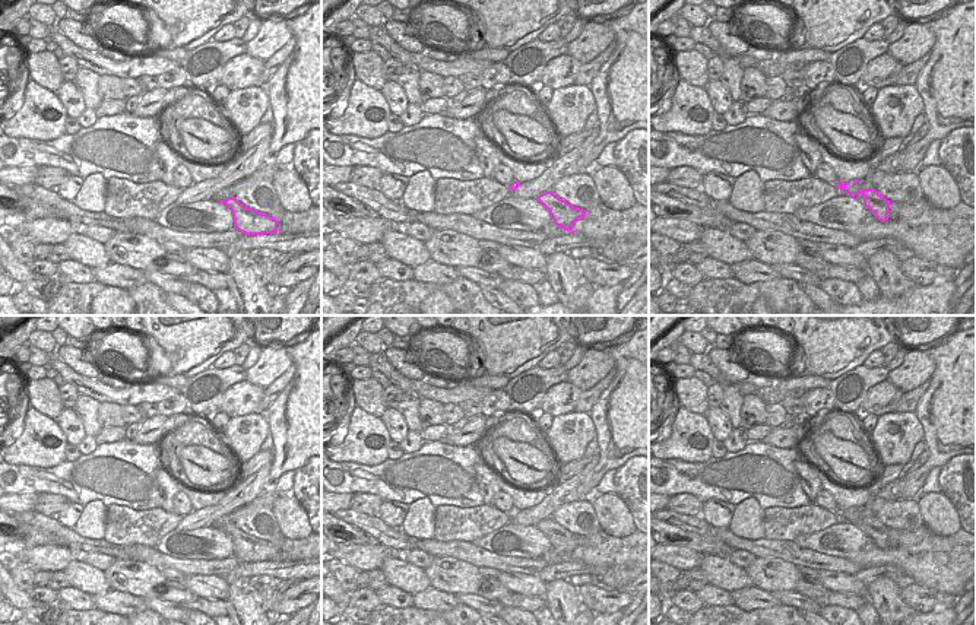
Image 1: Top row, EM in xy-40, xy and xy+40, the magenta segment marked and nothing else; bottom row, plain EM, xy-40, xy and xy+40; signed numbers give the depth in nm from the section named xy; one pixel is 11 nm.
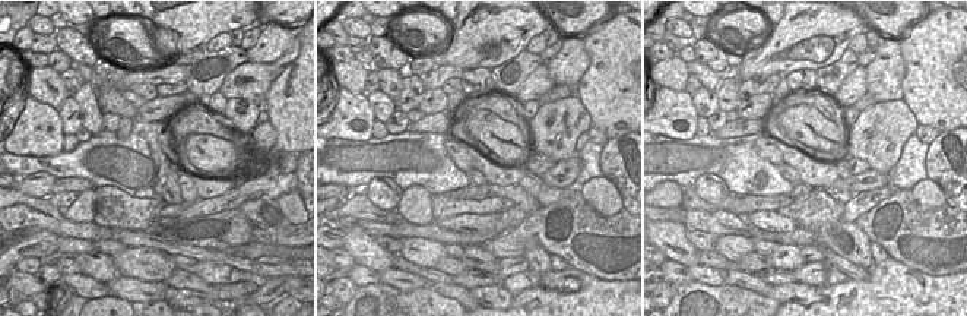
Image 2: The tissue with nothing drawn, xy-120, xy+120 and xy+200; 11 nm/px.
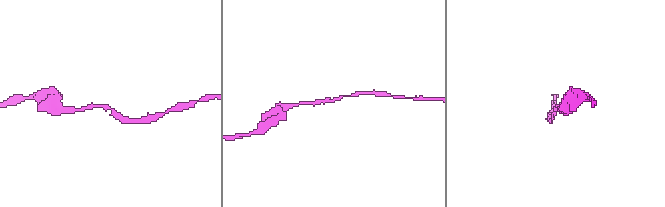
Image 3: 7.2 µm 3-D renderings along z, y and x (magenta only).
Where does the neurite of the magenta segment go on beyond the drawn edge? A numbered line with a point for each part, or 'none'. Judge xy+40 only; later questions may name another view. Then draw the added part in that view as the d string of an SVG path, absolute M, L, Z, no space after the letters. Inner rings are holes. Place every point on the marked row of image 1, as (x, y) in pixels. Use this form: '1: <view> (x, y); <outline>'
none

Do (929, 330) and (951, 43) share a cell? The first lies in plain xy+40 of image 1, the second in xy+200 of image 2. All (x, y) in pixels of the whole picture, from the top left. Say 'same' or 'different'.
different

